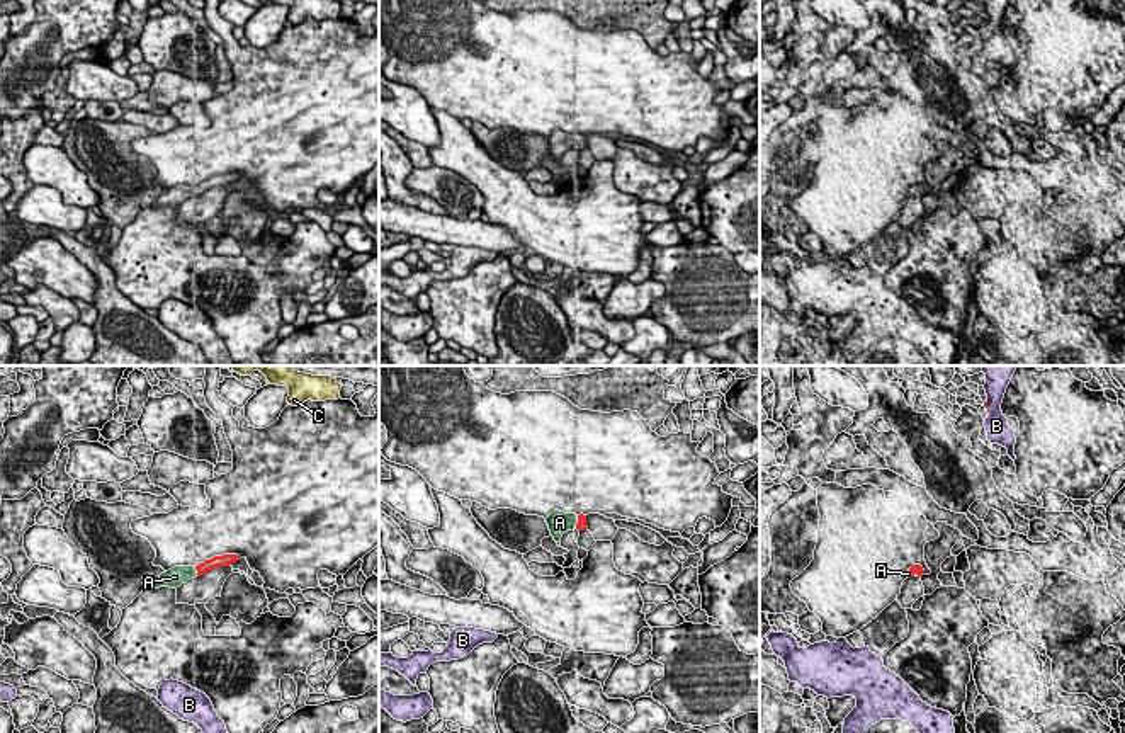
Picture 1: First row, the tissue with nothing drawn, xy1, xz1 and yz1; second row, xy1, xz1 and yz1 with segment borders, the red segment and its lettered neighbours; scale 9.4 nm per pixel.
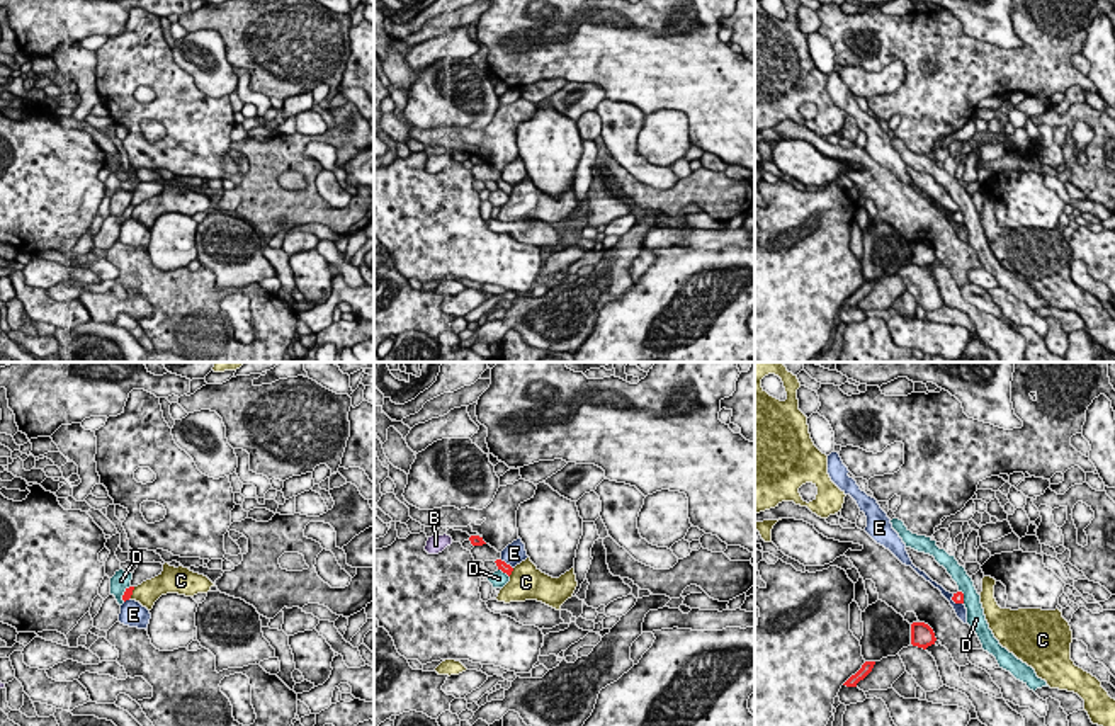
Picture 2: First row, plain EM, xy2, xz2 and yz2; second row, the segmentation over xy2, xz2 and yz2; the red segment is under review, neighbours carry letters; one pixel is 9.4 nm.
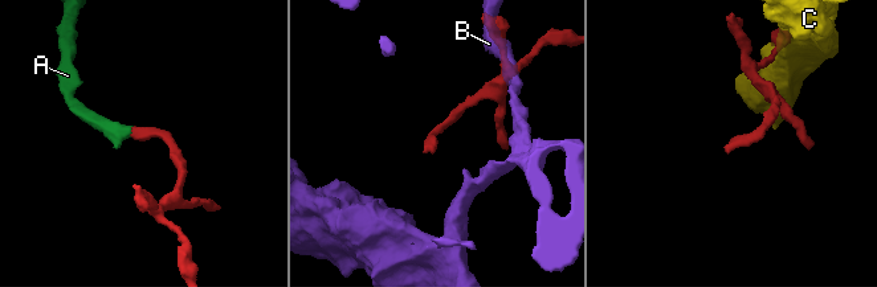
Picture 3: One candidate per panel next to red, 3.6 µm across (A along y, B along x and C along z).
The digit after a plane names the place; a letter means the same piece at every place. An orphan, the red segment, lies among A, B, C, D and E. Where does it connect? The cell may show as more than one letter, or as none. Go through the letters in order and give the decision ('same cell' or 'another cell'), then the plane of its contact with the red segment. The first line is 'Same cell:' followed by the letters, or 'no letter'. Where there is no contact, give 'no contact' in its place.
Same cell: A
A: same cell; contact in xy1
B: another cell; contact in yz1
C: another cell; contact in xy2
D: another cell; contact in xy2
E: another cell; contact in yz2

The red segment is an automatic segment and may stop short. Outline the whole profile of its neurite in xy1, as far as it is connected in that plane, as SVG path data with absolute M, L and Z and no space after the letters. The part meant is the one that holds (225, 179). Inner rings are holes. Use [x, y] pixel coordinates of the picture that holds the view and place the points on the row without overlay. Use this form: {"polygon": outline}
{"polygon": "M223 173L223 175L214 175L211 179L206 179L197 185L175 185L161 192L160 197L153 202L153 207L160 207L160 206L177 207L190 197L201 196L206 190L218 185L228 185L238 179L240 179L238 173Z"}

